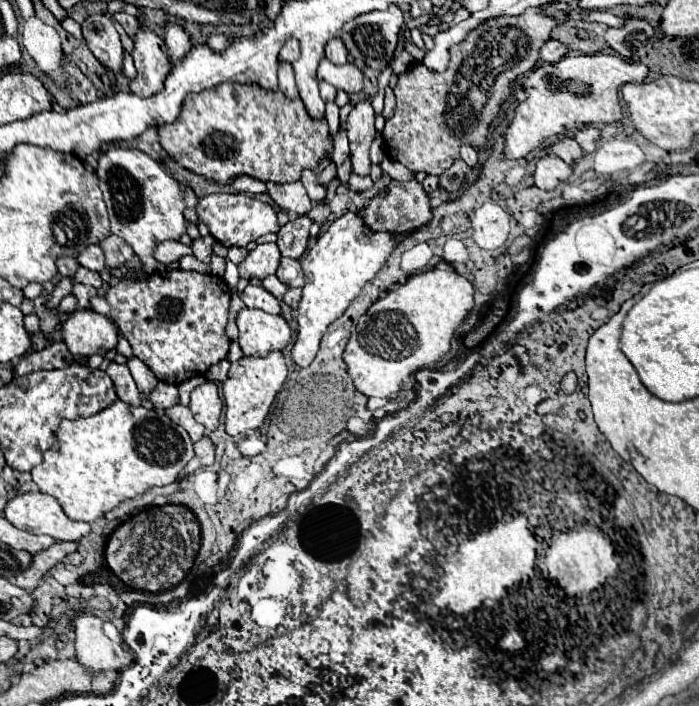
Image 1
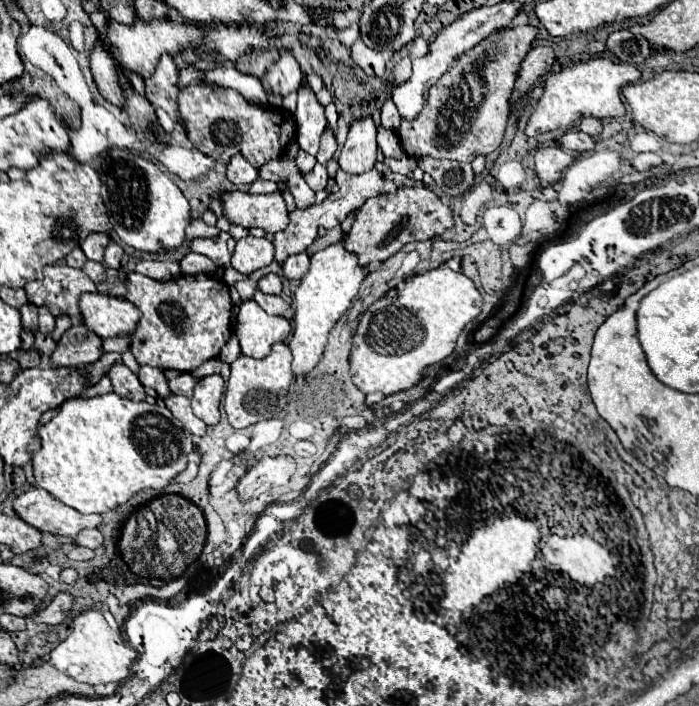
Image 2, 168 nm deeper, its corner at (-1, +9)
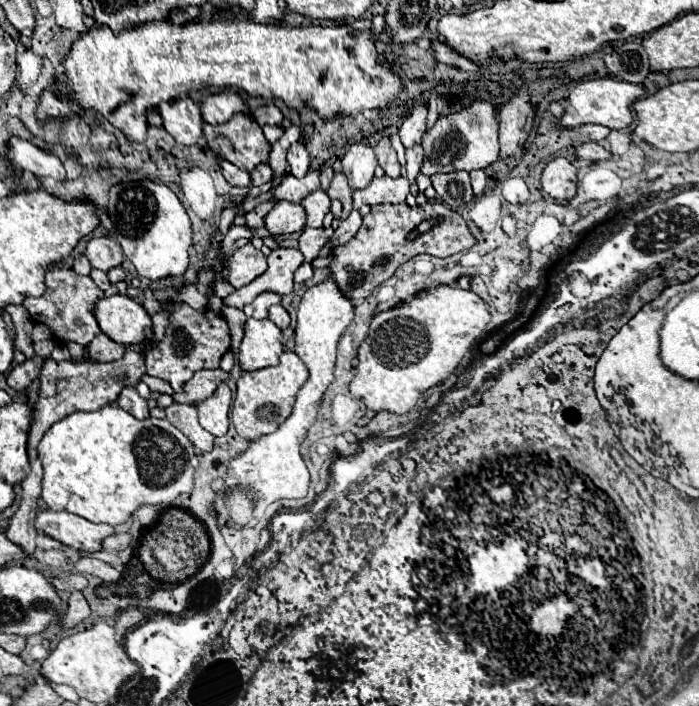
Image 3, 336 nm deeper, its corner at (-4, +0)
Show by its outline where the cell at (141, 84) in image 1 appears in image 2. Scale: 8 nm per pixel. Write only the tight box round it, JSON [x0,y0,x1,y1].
[145,53,179,121]

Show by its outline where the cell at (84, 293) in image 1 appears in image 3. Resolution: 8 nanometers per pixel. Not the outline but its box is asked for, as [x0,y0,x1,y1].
[22,268,104,346]

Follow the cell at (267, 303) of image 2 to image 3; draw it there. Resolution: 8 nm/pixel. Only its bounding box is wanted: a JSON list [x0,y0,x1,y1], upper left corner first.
[268,306,290,330]

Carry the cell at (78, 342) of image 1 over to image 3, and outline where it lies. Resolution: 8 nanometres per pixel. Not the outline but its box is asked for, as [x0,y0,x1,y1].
[94,294,154,346]

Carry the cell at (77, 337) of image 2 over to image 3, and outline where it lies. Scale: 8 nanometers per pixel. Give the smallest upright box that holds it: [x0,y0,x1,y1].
[86,334,126,362]

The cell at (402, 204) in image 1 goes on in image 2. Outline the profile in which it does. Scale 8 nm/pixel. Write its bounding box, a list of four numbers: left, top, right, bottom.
[345,185,453,265]

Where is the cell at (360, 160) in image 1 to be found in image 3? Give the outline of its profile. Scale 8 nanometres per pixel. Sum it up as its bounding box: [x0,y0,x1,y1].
[342,144,378,190]

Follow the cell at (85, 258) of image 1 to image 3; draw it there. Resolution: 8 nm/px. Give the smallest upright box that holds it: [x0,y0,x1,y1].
[86,238,124,272]

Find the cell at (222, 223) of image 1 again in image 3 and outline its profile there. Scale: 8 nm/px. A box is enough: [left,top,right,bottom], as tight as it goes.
[266,202,306,234]

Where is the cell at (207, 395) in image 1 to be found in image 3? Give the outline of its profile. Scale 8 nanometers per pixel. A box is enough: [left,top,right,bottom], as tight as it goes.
[196,382,232,436]

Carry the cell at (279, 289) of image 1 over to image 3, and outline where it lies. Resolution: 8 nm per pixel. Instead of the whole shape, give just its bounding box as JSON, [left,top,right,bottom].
[244,292,280,318]

